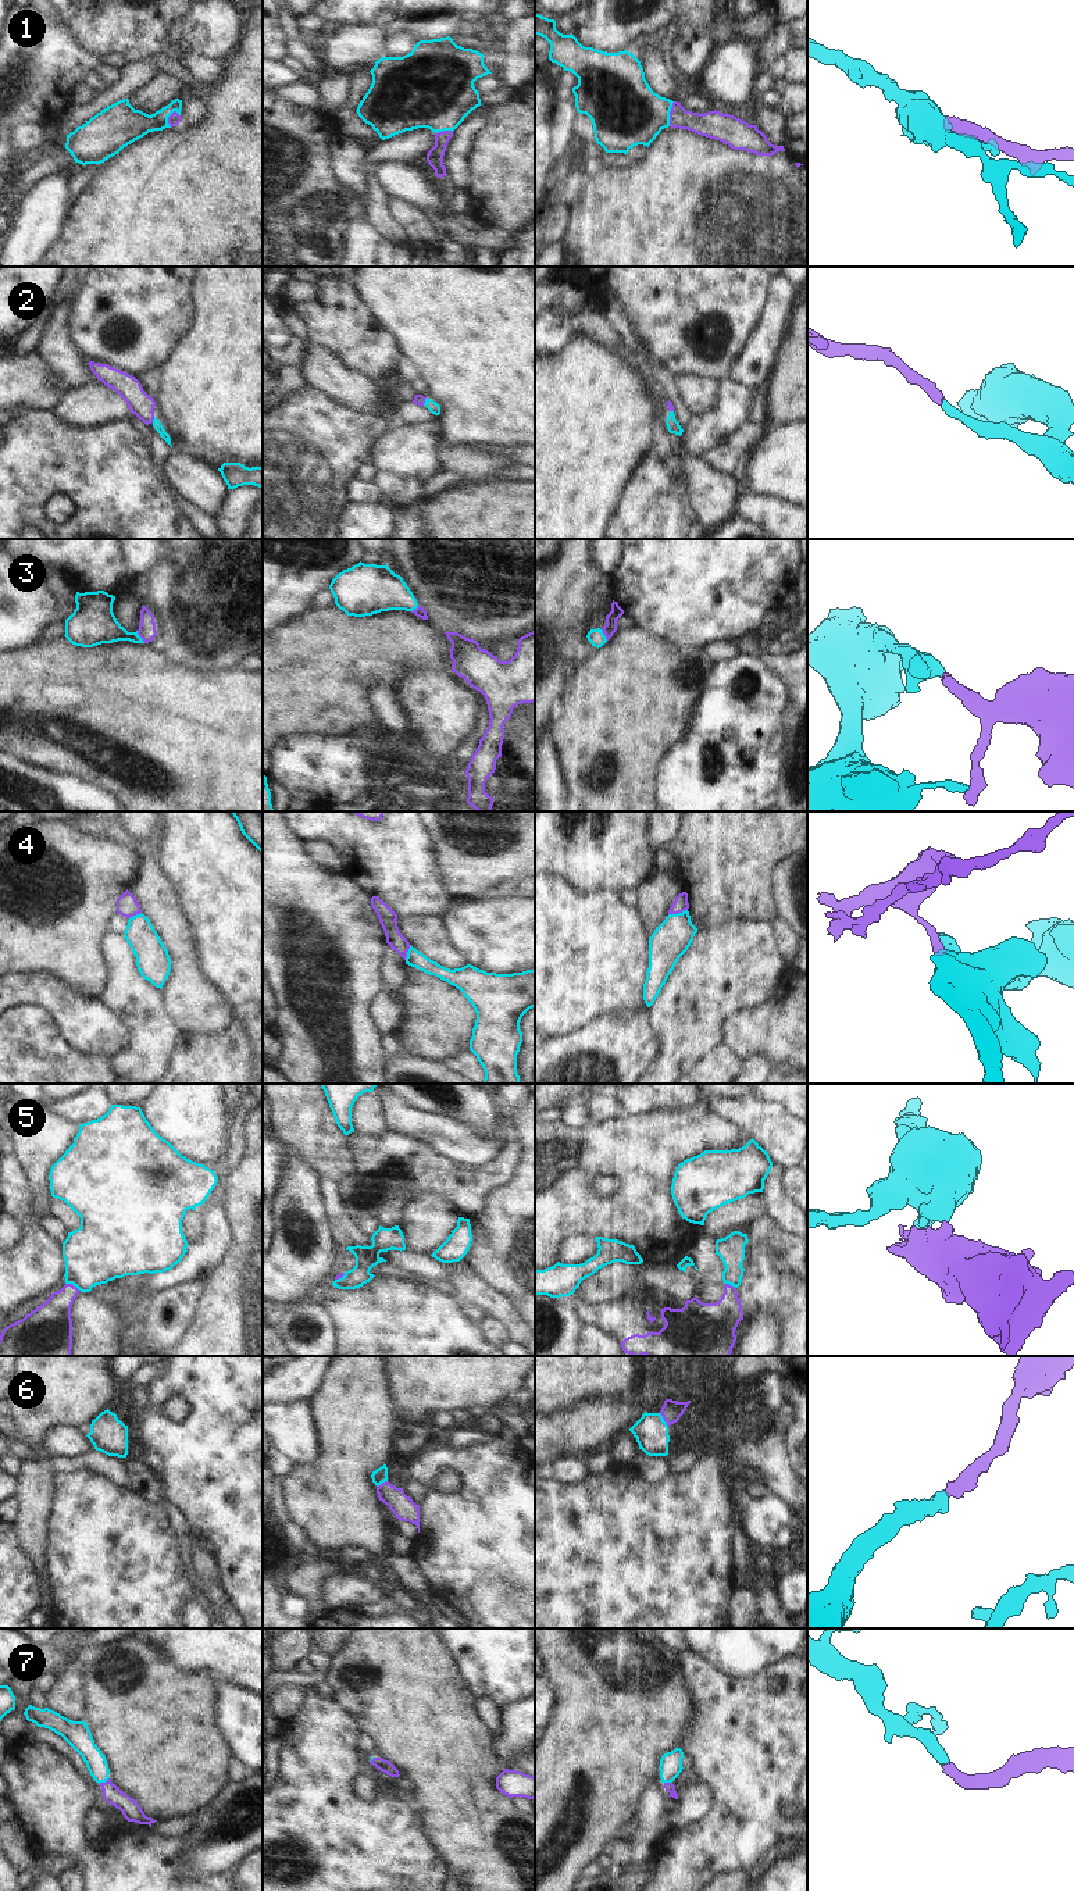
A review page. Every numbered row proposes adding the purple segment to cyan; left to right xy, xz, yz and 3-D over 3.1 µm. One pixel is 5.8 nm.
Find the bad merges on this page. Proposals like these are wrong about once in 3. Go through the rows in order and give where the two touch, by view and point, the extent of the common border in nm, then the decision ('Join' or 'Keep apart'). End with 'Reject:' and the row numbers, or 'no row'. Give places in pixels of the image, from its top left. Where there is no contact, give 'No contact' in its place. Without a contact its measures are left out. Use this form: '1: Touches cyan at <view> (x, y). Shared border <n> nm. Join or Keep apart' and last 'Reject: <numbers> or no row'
1: Touches cyan at yz (668, 114). Shared border 150 nm. Join
2: Touches cyan at xy (153, 420). Shared border 40 nm. Join
3: Touches cyan at xy (139, 637). Shared border 90 nm. Join
4: Touches cyan at yz (678, 913). Shared border 120 nm. Keep apart
5: Touches cyan at xy (72, 1284). Shared border 100 nm. Keep apart
6: Touches cyan at yz (663, 1420). Shared border 90 nm. Join
7: Touches cyan at xy (103, 1781). Shared border 70 nm. Join
Reject: 4, 5.

